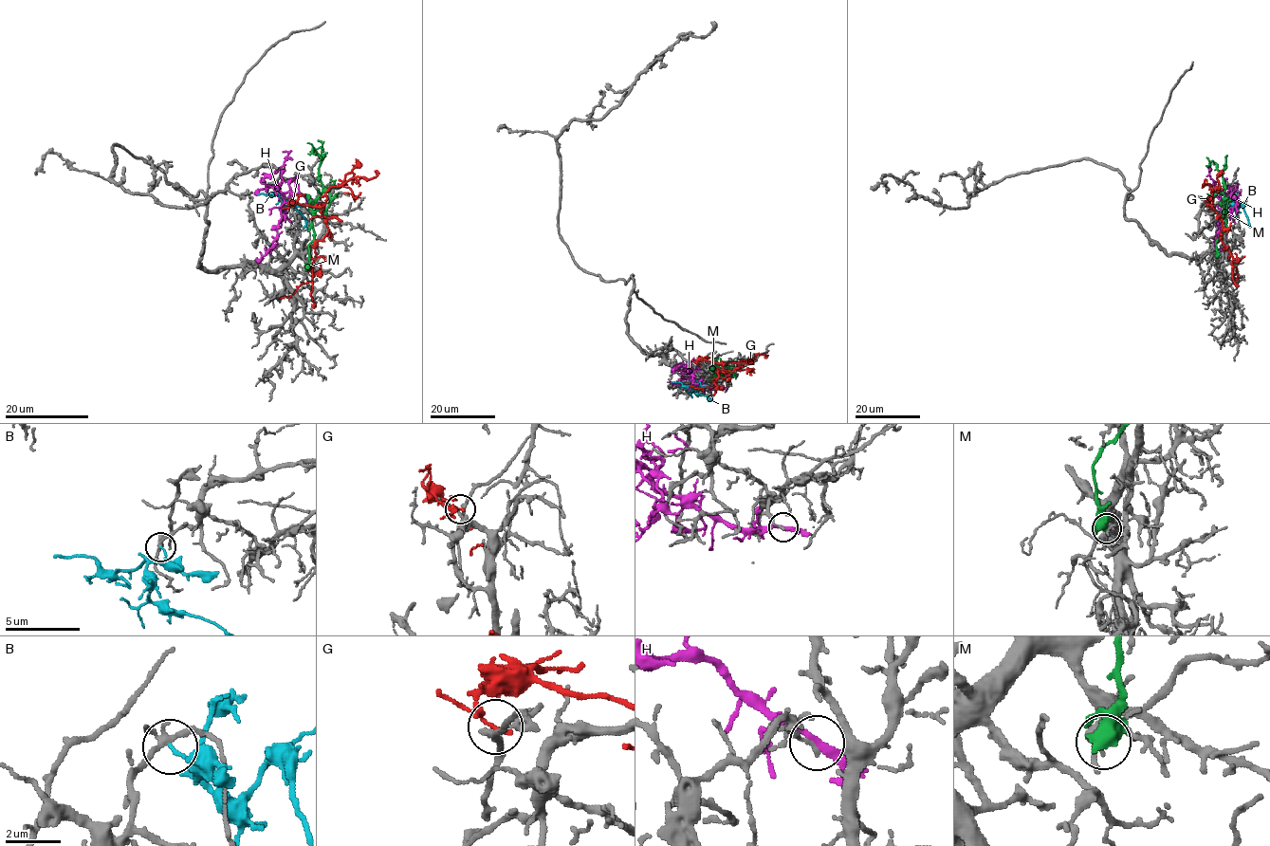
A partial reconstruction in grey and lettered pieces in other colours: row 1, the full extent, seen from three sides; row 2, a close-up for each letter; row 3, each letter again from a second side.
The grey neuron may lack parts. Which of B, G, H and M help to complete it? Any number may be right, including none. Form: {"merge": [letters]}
{"merge": []}

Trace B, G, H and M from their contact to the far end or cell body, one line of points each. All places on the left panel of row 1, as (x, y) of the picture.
B: (287, 200), (285, 208), (285, 202), (291, 205), (302, 215), (309, 231)
G: (291, 207), (288, 205), (322, 207), (328, 232), (317, 243), (312, 281), (302, 284), (291, 295), (280, 298)
H: (319, 207), (302, 194), (287, 193), (282, 195), (285, 201), (277, 237), (258, 262)
M: (307, 269), (308, 244), (314, 232), (312, 212), (322, 188), (319, 174), (322, 158), (307, 143)

